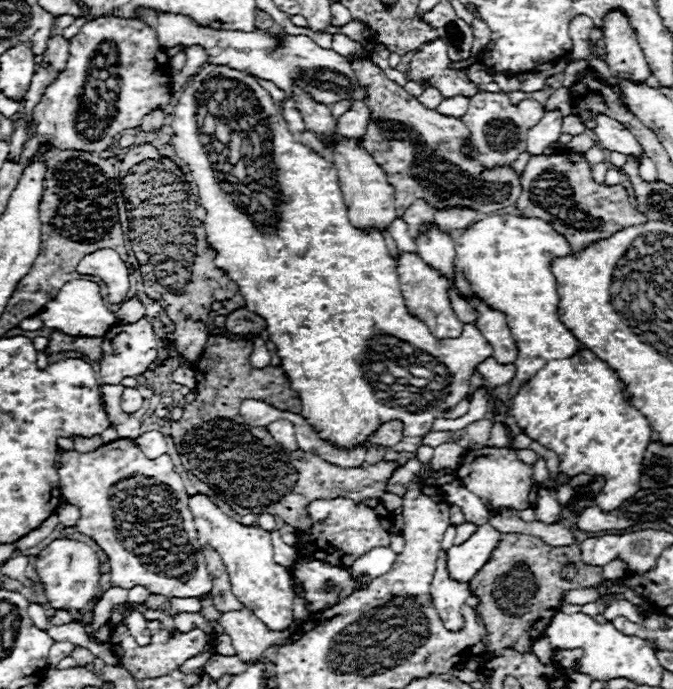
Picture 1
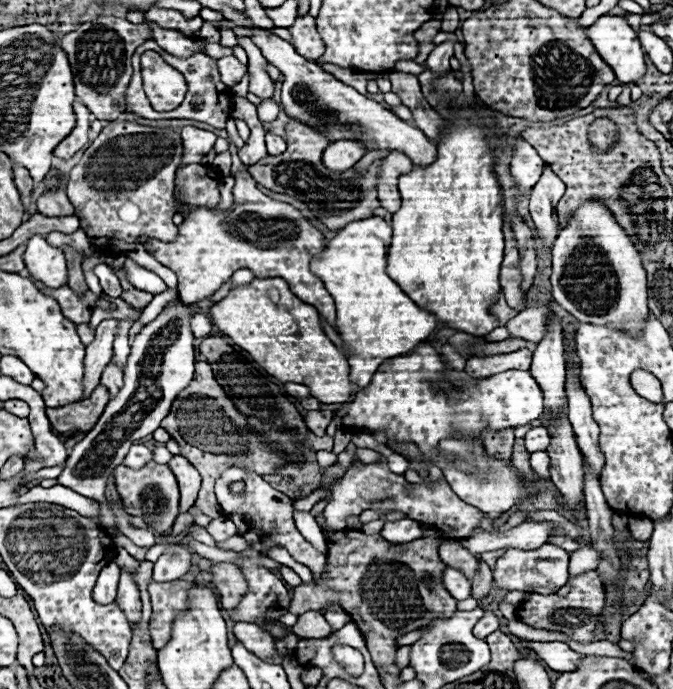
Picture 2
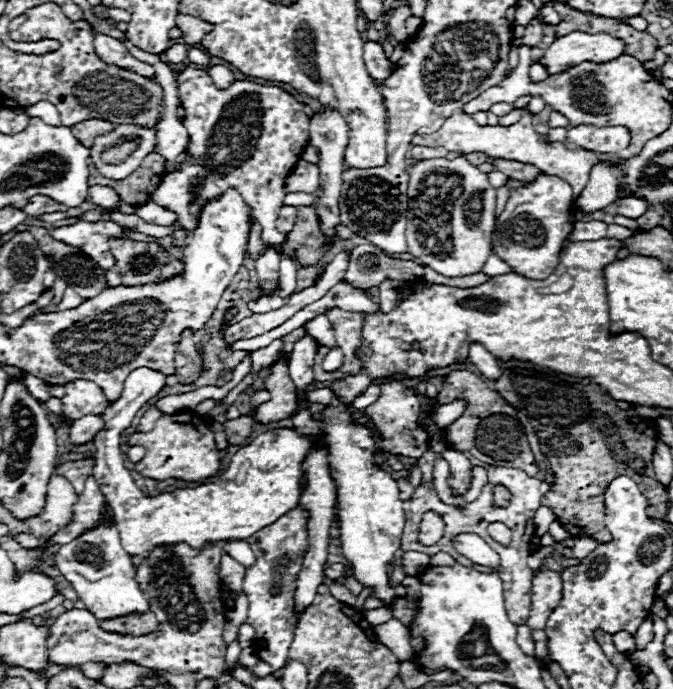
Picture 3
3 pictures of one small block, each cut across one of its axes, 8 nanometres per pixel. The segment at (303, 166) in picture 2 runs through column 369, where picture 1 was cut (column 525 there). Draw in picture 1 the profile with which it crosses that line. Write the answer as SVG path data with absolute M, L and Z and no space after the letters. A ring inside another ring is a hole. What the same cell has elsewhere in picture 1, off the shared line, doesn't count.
M560 150L548 156L530 156L520 182L522 194L516 200L516 208L522 212L522 216L538 216L540 220L546 220L556 228L558 234L570 240L570 246L576 252L626 226L642 224L648 220L630 204L628 192L622 184L606 186L594 182L592 166L586 162L584 154L578 152Z

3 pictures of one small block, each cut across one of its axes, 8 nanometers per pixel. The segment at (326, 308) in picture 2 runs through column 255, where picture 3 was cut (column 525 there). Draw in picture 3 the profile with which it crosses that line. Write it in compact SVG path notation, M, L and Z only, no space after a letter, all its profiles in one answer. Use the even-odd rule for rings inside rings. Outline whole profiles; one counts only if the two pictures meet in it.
M538 174L534 182L524 182L514 194L510 194L492 236L494 254L508 262L518 274L532 280L544 280L556 270L560 250L572 232L574 222L570 184L566 184L560 176Z

